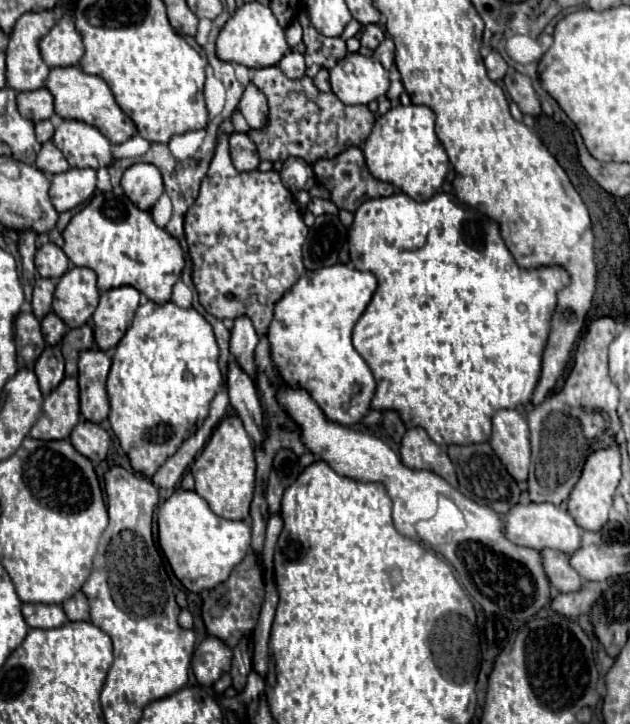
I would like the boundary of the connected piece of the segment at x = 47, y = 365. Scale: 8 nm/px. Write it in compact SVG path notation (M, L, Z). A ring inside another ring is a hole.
M46 347L42 355L36 359L34 373L40 383L40 391L44 397L62 381L64 377L64 359L58 347Z

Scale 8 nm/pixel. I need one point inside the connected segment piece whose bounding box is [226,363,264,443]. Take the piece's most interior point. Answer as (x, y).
(243, 398)

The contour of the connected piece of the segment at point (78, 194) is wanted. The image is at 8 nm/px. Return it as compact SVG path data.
M68 169L52 177L50 199L58 213L84 205L96 189L94 169Z

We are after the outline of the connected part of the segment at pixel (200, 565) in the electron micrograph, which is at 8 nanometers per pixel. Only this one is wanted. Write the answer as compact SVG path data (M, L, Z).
M178 489L158 511L158 543L178 577L192 593L208 591L226 581L232 569L250 549L250 527L244 521L228 521L214 515L196 491Z

